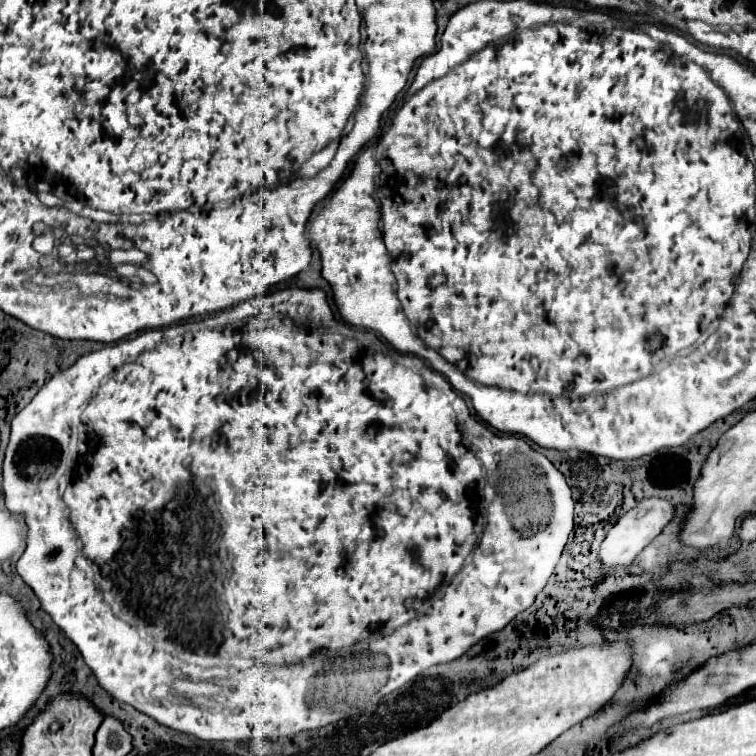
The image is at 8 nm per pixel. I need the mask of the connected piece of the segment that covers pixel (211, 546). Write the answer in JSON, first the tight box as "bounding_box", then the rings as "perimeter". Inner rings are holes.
{"bounding_box":[3,289,575,741],"perimeter":[[[281,289],[281,291],[275,291],[275,293],[269,293],[269,295],[263,295],[263,297],[255,297],[255,299],[251,299],[251,301],[243,301],[243,303],[239,303],[239,305],[235,305],[235,307],[233,307],[233,309],[231,309],[231,311],[223,311],[223,312],[219,312],[219,314],[220,314],[220,315],[217,315],[217,317],[205,317],[205,319],[201,319],[201,320],[197,320],[197,321],[185,321],[185,322],[183,322],[183,323],[177,323],[177,324],[174,324],[174,325],[170,325],[170,326],[168,326],[168,327],[163,327],[163,329],[149,329],[149,331],[143,331],[143,333],[141,333],[141,335],[137,335],[137,337],[133,337],[133,339],[125,339],[125,341],[123,341],[123,343],[119,343],[119,345],[113,345],[113,347],[105,347],[105,349],[99,349],[99,351],[93,351],[93,353],[89,353],[89,355],[85,355],[85,357],[81,357],[81,359],[77,359],[77,363],[75,363],[75,365],[73,365],[73,367],[69,367],[69,369],[67,369],[67,371],[61,371],[61,373],[57,373],[57,375],[53,375],[53,377],[51,377],[51,381],[49,381],[49,383],[47,383],[47,385],[43,385],[43,387],[41,387],[41,389],[39,389],[39,393],[37,393],[37,395],[35,395],[35,397],[33,397],[33,401],[31,401],[31,403],[29,403],[29,405],[27,405],[27,407],[25,407],[25,409],[23,409],[23,411],[21,411],[21,413],[19,413],[19,415],[15,415],[15,419],[13,419],[13,421],[11,421],[11,441],[9,441],[9,445],[7,445],[7,453],[5,453],[5,463],[3,463],[3,489],[5,489],[5,503],[7,503],[7,509],[9,509],[9,511],[13,511],[13,513],[21,513],[21,515],[23,515],[23,517],[25,517],[25,523],[27,523],[27,527],[29,527],[29,535],[27,535],[27,549],[25,549],[25,553],[23,553],[23,555],[21,555],[21,559],[19,559],[19,561],[17,561],[17,573],[19,573],[19,575],[21,575],[21,577],[23,577],[23,581],[25,581],[25,583],[27,583],[27,585],[29,585],[29,587],[31,587],[31,589],[33,589],[33,593],[35,593],[35,595],[37,595],[37,599],[39,599],[39,603],[41,603],[41,609],[43,609],[43,611],[47,611],[47,613],[49,613],[49,615],[51,615],[51,619],[53,619],[53,621],[55,621],[55,623],[57,623],[57,625],[59,625],[59,627],[61,627],[61,629],[63,629],[63,631],[65,631],[65,635],[67,635],[67,637],[69,637],[69,639],[71,639],[71,641],[73,641],[73,643],[75,643],[75,645],[77,645],[77,649],[79,649],[79,651],[81,651],[81,655],[83,655],[83,659],[85,659],[85,663],[87,663],[87,665],[89,665],[89,667],[91,667],[91,671],[93,671],[93,673],[95,673],[95,677],[97,677],[97,681],[99,681],[99,685],[101,685],[101,687],[103,687],[103,689],[105,689],[105,691],[107,691],[107,693],[111,693],[111,695],[113,695],[113,697],[115,697],[115,699],[119,699],[119,701],[123,701],[123,703],[129,703],[129,705],[133,705],[133,707],[135,707],[135,709],[137,709],[137,711],[143,711],[143,713],[145,713],[145,715],[149,715],[149,717],[153,717],[153,719],[155,719],[155,721],[157,721],[157,723],[161,723],[161,725],[165,725],[165,727],[171,727],[171,729],[177,729],[177,731],[183,731],[183,733],[189,733],[189,735],[195,735],[195,737],[199,737],[199,739],[207,739],[207,741],[251,741],[251,739],[259,739],[259,737],[263,737],[263,739],[275,739],[275,737],[291,737],[291,735],[295,735],[295,733],[299,733],[299,731],[305,731],[305,729],[319,729],[319,727],[323,727],[323,725],[329,725],[329,723],[335,723],[335,721],[339,721],[339,719],[341,719],[341,717],[343,717],[343,707],[351,707],[351,705],[357,705],[357,707],[363,707],[363,705],[367,705],[367,701],[371,701],[371,697],[383,697],[383,695],[387,695],[387,693],[391,693],[391,691],[395,691],[395,689],[399,689],[399,687],[403,687],[403,685],[405,685],[405,683],[407,683],[407,681],[411,681],[411,679],[413,679],[413,677],[417,677],[417,675],[419,675],[419,673],[421,673],[421,671],[425,671],[425,669],[429,669],[429,667],[431,667],[431,665],[439,665],[439,663],[449,663],[449,661],[453,661],[453,659],[457,659],[457,657],[461,657],[461,655],[463,655],[463,653],[465,653],[465,651],[469,651],[469,649],[471,649],[471,647],[473,647],[473,645],[475,645],[475,643],[477,643],[477,641],[481,641],[481,639],[483,639],[483,637],[487,637],[487,635],[491,635],[491,633],[495,633],[495,631],[499,631],[499,629],[503,629],[503,627],[505,627],[505,625],[507,625],[507,623],[509,623],[509,621],[511,621],[511,619],[513,619],[513,617],[515,617],[515,615],[517,615],[517,613],[521,613],[521,611],[525,611],[525,609],[529,609],[529,607],[531,607],[531,605],[533,605],[533,601],[535,601],[535,597],[537,597],[537,593],[539,593],[539,591],[541,591],[541,589],[543,589],[543,587],[545,587],[545,585],[547,585],[547,579],[549,579],[549,577],[551,577],[551,575],[553,575],[553,571],[555,571],[555,565],[557,565],[557,563],[559,563],[559,557],[561,557],[561,553],[563,553],[563,549],[565,549],[565,545],[567,545],[567,541],[569,541],[569,533],[571,533],[571,531],[573,531],[573,527],[575,527],[575,521],[573,521],[573,519],[575,519],[575,511],[573,511],[573,499],[571,499],[571,489],[569,489],[569,485],[567,485],[567,481],[565,481],[565,477],[563,477],[563,473],[559,473],[559,471],[557,471],[557,469],[555,469],[555,465],[553,465],[553,463],[551,463],[551,461],[549,461],[549,459],[547,459],[547,457],[545,457],[545,455],[541,455],[541,453],[537,453],[537,451],[533,451],[533,449],[531,449],[531,445],[529,445],[529,443],[527,443],[527,441],[525,441],[525,439],[523,439],[523,437],[515,437],[515,435],[497,435],[497,433],[493,433],[493,431],[491,431],[491,429],[487,429],[487,427],[485,427],[485,425],[483,425],[483,423],[479,423],[479,421],[477,421],[477,419],[473,419],[473,417],[471,417],[471,413],[469,413],[469,409],[467,409],[467,405],[465,405],[465,401],[463,401],[463,399],[461,399],[461,397],[457,397],[457,393],[455,393],[455,391],[453,391],[453,387],[449,387],[449,383],[447,383],[447,381],[445,381],[445,379],[443,379],[443,381],[441,381],[441,375],[437,375],[437,373],[435,373],[435,371],[433,371],[433,369],[429,369],[429,367],[425,367],[425,365],[423,365],[423,363],[421,363],[421,361],[419,361],[419,359],[417,359],[417,357],[413,357],[413,355],[399,355],[399,353],[397,353],[397,351],[395,351],[395,349],[391,349],[391,347],[389,347],[389,345],[385,345],[385,343],[383,343],[383,341],[381,341],[381,339],[379,339],[379,337],[377,337],[377,335],[375,335],[375,333],[369,333],[369,331],[365,331],[365,329],[357,329],[357,327],[349,327],[349,325],[345,325],[345,323],[339,323],[339,321],[335,321],[335,317],[333,317],[333,311],[331,311],[331,307],[329,307],[329,303],[327,303],[327,297],[325,297],[325,293],[323,293],[323,291],[321,291],[321,289]],[[461,429],[467,429],[467,433],[471,433],[471,443],[473,443],[473,451],[475,451],[475,453],[473,453],[473,451],[471,451],[471,449],[469,449],[469,447],[467,447],[467,445],[465,445],[465,431],[461,431]],[[511,455],[515,455],[515,461],[517,461],[517,455],[519,455],[519,465],[523,465],[523,467],[517,467],[517,469],[515,469],[515,473],[513,473],[513,481],[511,481]],[[483,467],[485,467],[485,469],[487,469],[487,475],[489,475],[489,485],[491,485],[491,487],[493,487],[493,489],[495,489],[495,499],[493,499],[493,501],[491,501],[491,503],[489,503],[489,515],[487,515],[487,525],[485,525],[485,531],[483,531],[483,535],[481,535],[481,545],[487,545],[487,547],[477,547],[477,549],[475,549],[475,551],[473,551],[473,550],[474,550],[474,548],[475,548],[475,545],[476,545],[476,543],[477,543],[477,541],[478,541],[478,539],[479,539],[479,537],[478,537],[478,534],[480,534],[480,530],[481,530],[481,529],[480,529],[480,528],[476,528],[476,526],[477,526],[477,524],[476,524],[476,523],[477,523],[477,517],[475,517],[475,509],[473,509],[473,493],[475,493],[475,487],[477,487],[477,481],[479,481],[479,471],[481,471],[481,475],[483,475]],[[472,551],[473,551],[473,565],[463,565],[463,561],[465,561],[465,557],[467,557],[467,556],[468,556],[468,555],[469,555],[469,554],[470,554],[470,553],[471,553],[471,552],[472,552]],[[461,567],[463,567],[463,579],[453,579],[453,577],[455,577],[455,575],[457,575],[457,573],[459,573],[459,571],[461,571]],[[353,657],[359,657],[359,659],[361,659],[361,657],[367,657],[367,659],[369,659],[369,667],[359,667],[359,665],[357,665],[357,663],[355,663],[355,661],[353,661]]]}

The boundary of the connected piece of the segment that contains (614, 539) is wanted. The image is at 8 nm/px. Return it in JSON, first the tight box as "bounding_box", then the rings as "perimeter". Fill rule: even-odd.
{"bounding_box":[601,497,675,565],"perimeter":[[[659,497],[641,499],[609,531],[607,539],[601,545],[601,559],[609,565],[629,565],[665,529],[665,525],[669,525],[673,521],[673,517],[675,517],[675,505],[671,501],[659,499]]]}

